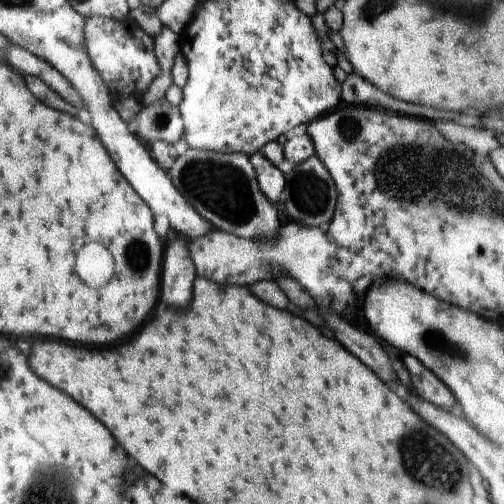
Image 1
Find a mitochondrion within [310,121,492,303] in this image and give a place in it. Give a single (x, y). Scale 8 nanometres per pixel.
(390, 170)

